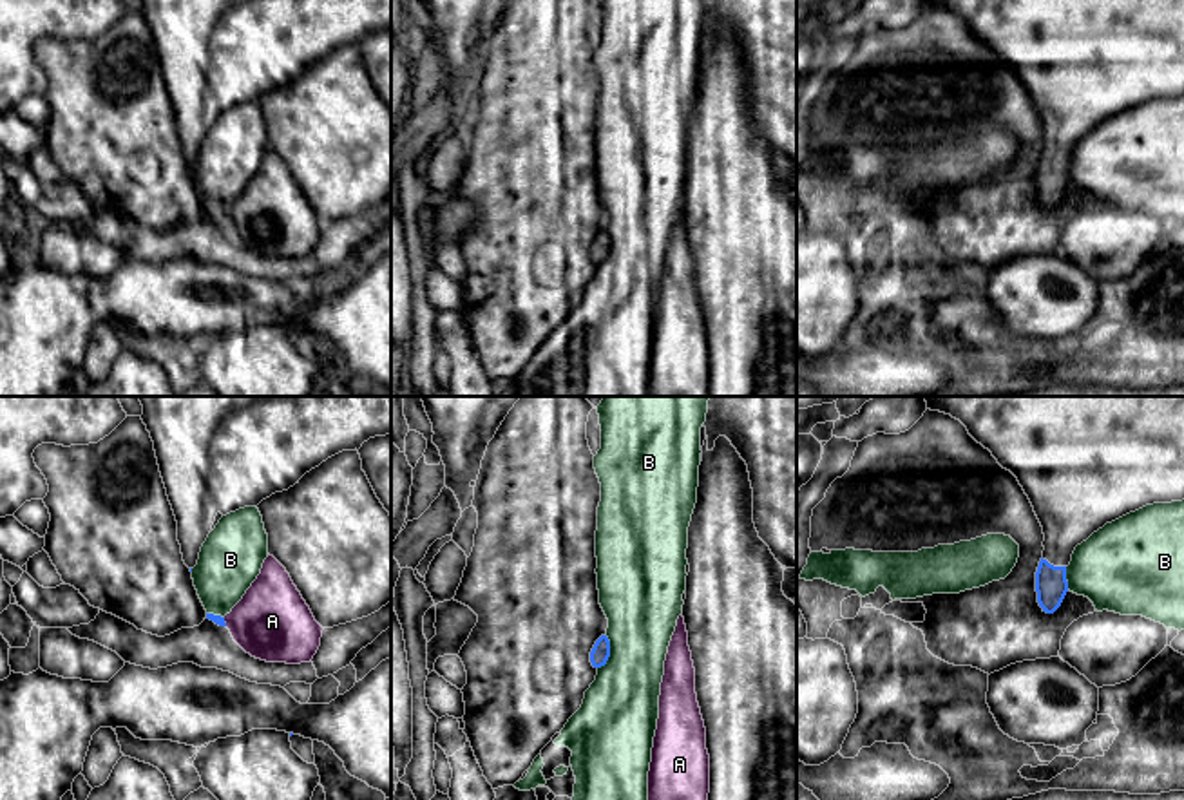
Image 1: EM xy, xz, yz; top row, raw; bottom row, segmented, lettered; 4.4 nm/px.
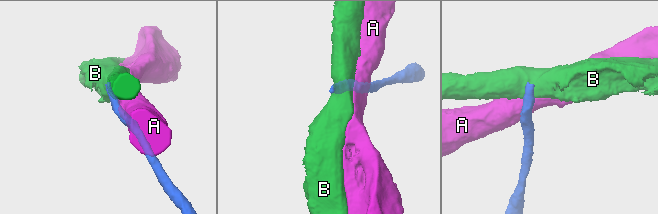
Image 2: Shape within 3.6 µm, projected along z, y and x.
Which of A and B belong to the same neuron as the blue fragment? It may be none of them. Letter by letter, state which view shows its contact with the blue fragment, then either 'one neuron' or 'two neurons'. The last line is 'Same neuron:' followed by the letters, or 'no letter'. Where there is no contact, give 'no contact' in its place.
A: contact in xy; two neurons
B: contact in xz; two neurons
Same neuron: no letter

